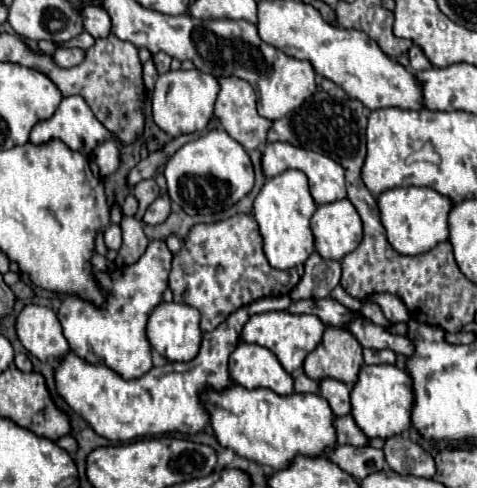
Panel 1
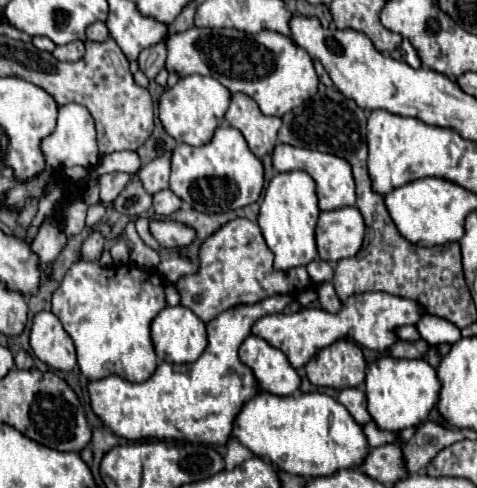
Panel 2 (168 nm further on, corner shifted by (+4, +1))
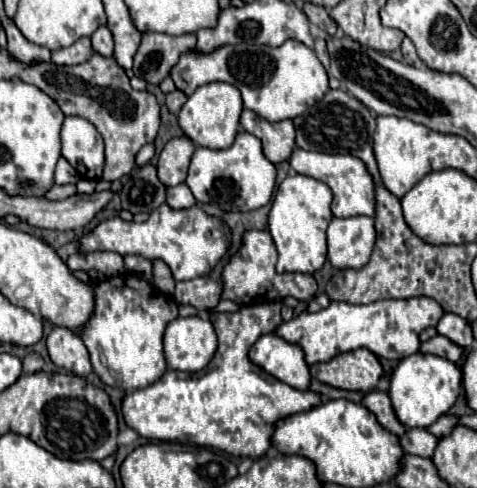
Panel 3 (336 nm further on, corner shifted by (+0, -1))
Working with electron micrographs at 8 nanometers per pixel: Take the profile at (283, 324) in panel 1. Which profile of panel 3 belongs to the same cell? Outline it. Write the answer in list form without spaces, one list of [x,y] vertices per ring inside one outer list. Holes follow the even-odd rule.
[[[405,298],[405,300],[377,300],[365,306],[331,302],[329,308],[319,312],[301,312],[289,322],[281,322],[275,330],[279,338],[297,344],[305,352],[305,362],[327,362],[333,356],[357,348],[367,348],[387,360],[401,360],[419,350],[419,332],[437,326],[443,308],[433,298]]]

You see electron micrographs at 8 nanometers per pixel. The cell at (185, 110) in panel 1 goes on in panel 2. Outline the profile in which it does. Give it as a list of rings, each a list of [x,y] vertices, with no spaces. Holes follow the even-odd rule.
[[[185,76],[179,78],[179,82],[165,90],[159,102],[159,118],[163,122],[163,128],[169,136],[173,136],[177,142],[185,142],[191,146],[203,146],[207,144],[215,130],[221,126],[225,112],[231,104],[231,92],[211,76]]]

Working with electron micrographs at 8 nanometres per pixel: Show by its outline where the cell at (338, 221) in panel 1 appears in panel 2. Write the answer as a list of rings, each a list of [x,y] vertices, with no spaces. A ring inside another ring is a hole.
[[[357,208],[321,212],[317,224],[317,248],[325,262],[339,262],[359,252],[365,236],[363,216]]]

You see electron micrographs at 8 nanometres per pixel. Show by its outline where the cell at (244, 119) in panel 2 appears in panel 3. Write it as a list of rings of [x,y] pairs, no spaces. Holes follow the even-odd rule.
[[[245,108],[241,112],[241,128],[263,142],[263,154],[269,162],[279,164],[291,156],[291,150],[295,146],[295,128],[291,120],[269,122]]]

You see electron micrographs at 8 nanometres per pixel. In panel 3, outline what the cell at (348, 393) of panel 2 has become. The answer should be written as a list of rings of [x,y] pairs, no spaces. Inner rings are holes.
[[[371,390],[371,392],[367,392],[367,394],[363,396],[361,404],[363,404],[369,412],[373,412],[375,418],[377,418],[377,422],[379,422],[385,430],[389,430],[391,434],[403,434],[403,432],[405,432],[405,426],[395,418],[395,414],[393,414],[393,410],[391,410],[391,400],[389,400],[387,394]]]

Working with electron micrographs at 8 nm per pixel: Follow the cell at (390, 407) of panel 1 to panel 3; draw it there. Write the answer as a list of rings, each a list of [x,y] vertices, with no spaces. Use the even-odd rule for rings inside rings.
[[[411,354],[403,358],[391,372],[389,378],[389,398],[395,416],[399,418],[401,424],[407,428],[427,428],[433,424],[439,416],[443,416],[457,400],[461,394],[461,370],[439,356],[433,354]]]

